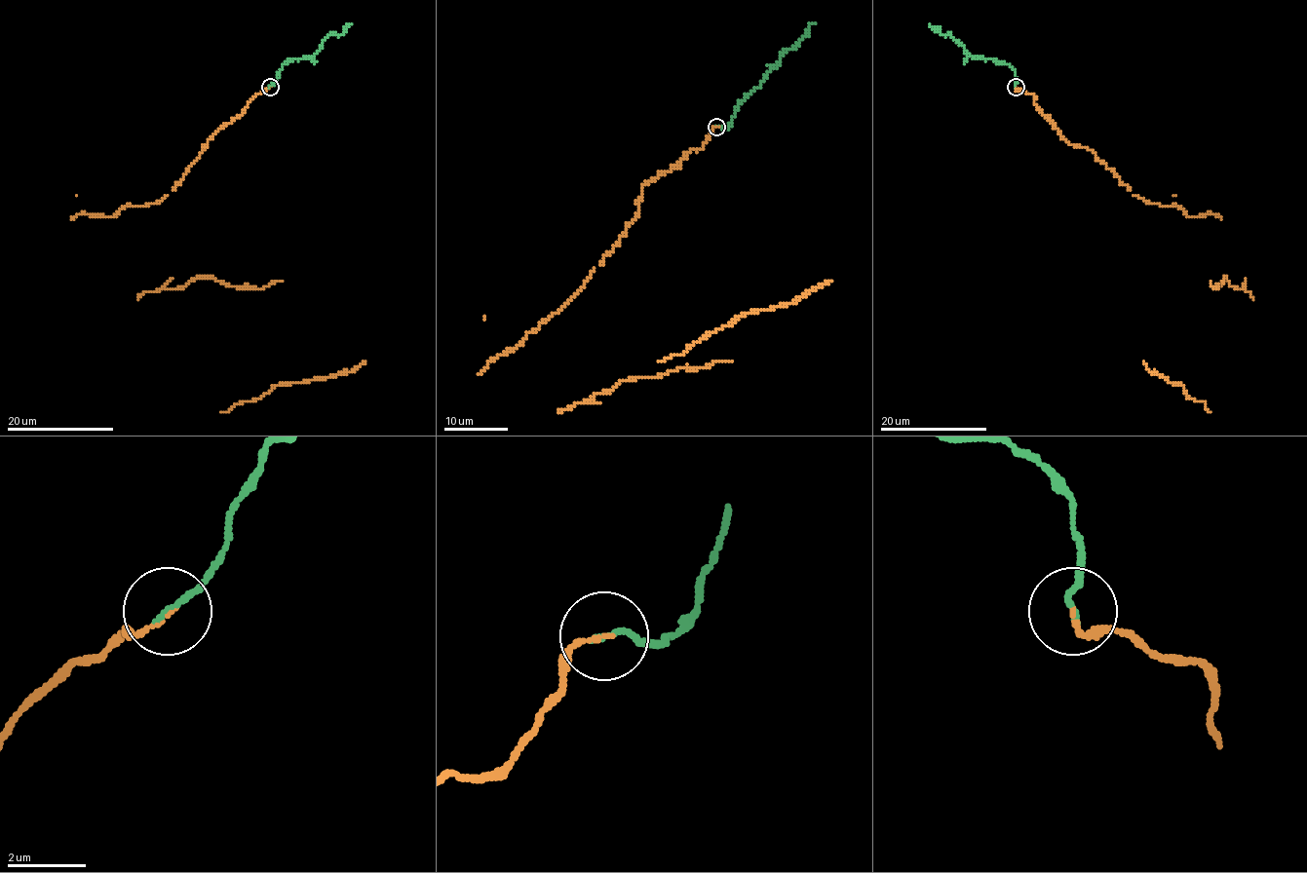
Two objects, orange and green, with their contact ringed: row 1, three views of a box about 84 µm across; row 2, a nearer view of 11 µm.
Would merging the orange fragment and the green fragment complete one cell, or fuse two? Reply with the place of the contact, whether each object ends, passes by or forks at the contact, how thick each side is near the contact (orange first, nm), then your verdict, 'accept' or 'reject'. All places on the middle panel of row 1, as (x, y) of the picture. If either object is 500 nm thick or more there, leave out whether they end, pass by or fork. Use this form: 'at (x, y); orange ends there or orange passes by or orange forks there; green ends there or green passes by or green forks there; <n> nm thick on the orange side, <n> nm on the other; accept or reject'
at (716, 127); orange ends there; green ends there; 90 nm thick on the orange side, 160 nm on the other; accept

